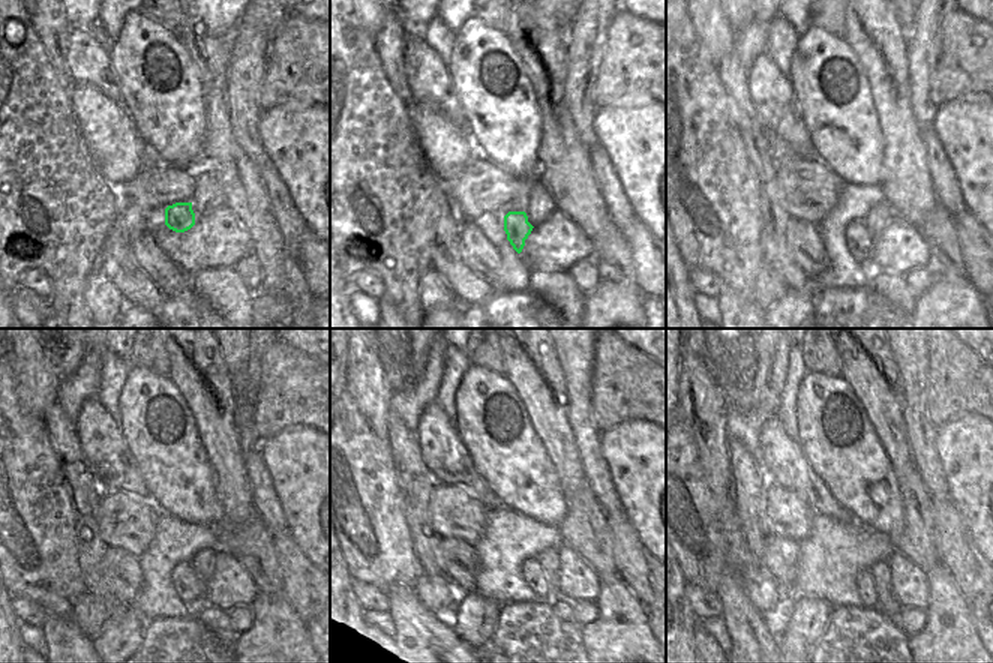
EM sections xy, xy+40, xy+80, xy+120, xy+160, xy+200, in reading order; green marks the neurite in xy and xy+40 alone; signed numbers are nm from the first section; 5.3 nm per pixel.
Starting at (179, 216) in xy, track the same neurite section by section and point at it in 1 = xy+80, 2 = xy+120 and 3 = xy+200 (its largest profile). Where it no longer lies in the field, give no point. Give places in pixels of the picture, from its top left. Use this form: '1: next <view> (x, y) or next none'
1: next xy+80 (860, 242)
2: next xy+120 (188, 584)
3: next xy+200 (864, 581)

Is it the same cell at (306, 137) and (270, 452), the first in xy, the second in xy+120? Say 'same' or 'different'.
same

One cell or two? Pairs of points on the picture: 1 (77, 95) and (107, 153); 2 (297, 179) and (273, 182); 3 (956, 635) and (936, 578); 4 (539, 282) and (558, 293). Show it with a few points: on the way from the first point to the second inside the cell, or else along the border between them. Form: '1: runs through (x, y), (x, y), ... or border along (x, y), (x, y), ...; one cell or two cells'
1: runs through (92, 110), (105, 126), (107, 138); one cell
2: border along (267, 156), (293, 206), (299, 212); two cells
3: runs through (956, 621), (945, 606), (944, 591); one cell
4: runs through (543, 284), (554, 288); one cell

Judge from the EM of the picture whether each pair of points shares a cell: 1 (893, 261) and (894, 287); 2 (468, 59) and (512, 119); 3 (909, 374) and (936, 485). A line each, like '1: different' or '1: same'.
1: different
2: same
3: same

